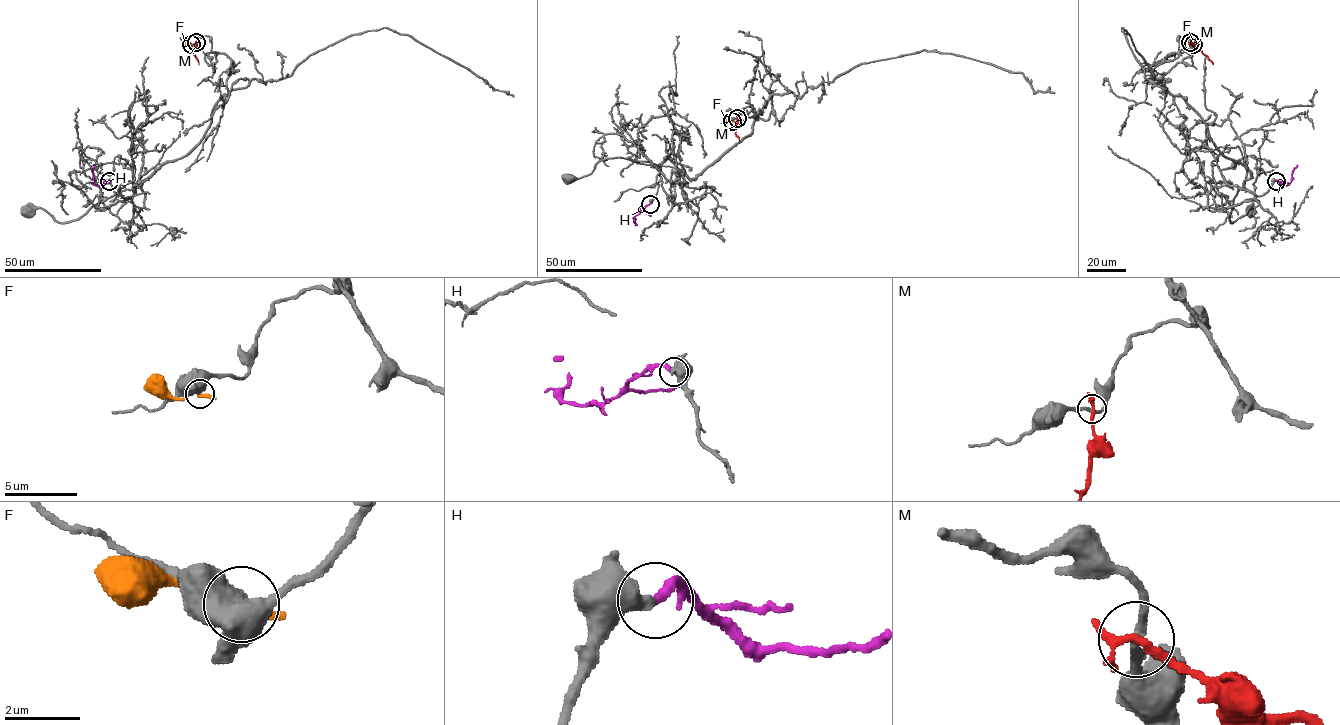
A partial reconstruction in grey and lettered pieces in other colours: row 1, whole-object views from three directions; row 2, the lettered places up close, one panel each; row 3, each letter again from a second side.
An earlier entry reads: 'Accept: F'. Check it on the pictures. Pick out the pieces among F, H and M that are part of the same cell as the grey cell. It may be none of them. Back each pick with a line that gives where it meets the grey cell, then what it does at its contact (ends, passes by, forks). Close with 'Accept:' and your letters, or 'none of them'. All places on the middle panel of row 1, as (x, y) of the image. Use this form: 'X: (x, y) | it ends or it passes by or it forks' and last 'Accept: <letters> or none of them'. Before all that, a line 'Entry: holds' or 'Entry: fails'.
Entry: fails
H: (650, 204) | it ends
Accept: H

